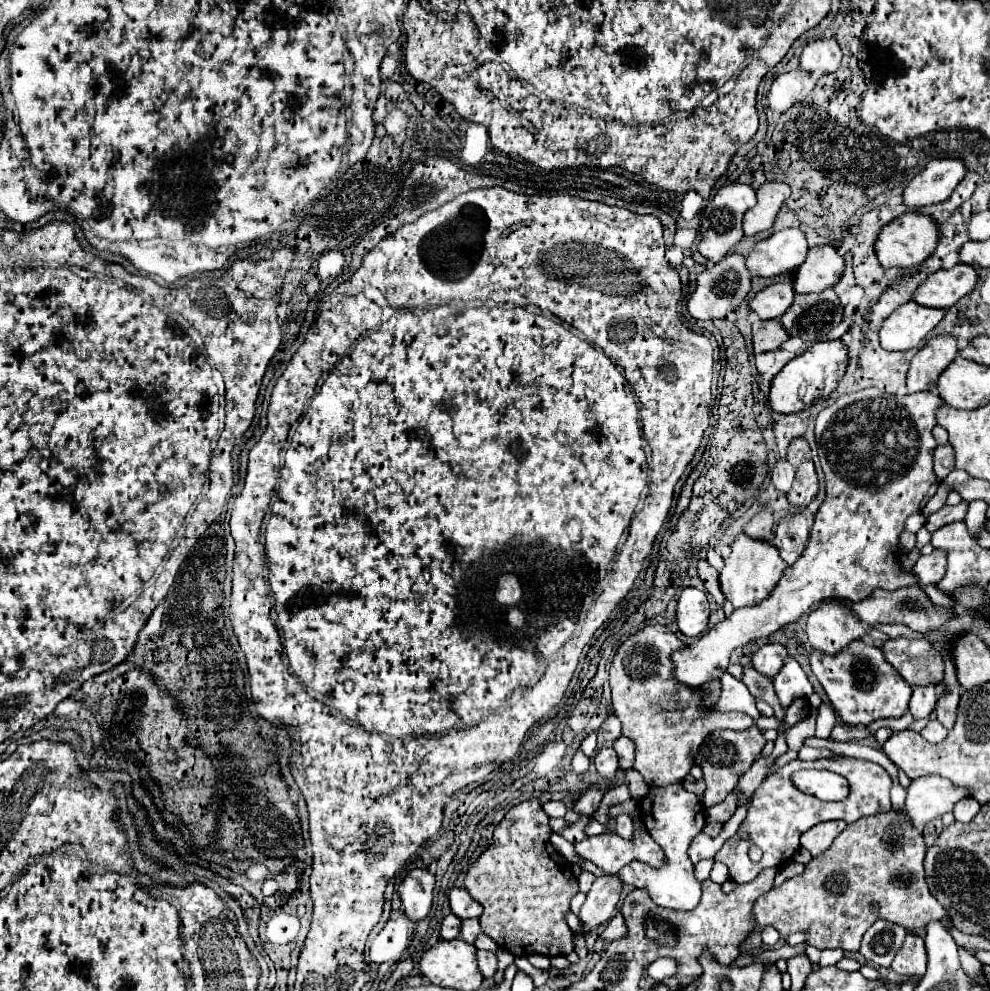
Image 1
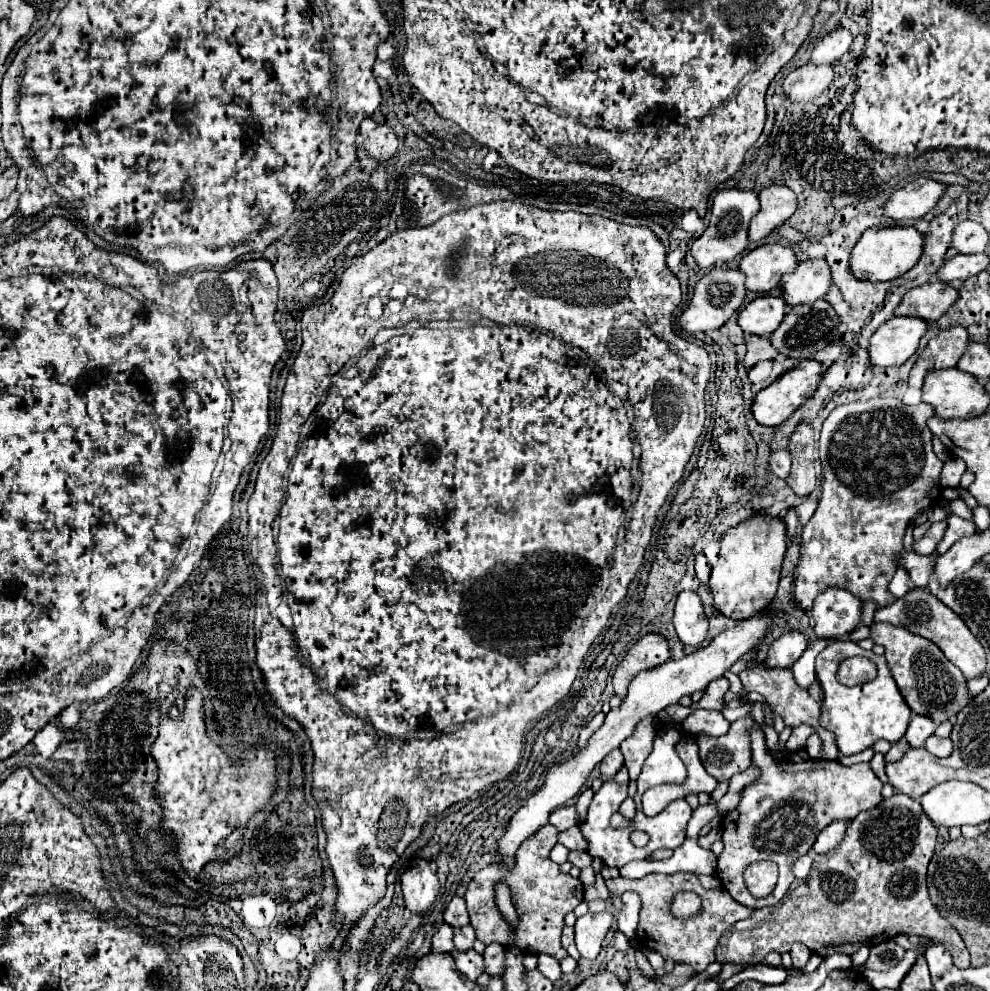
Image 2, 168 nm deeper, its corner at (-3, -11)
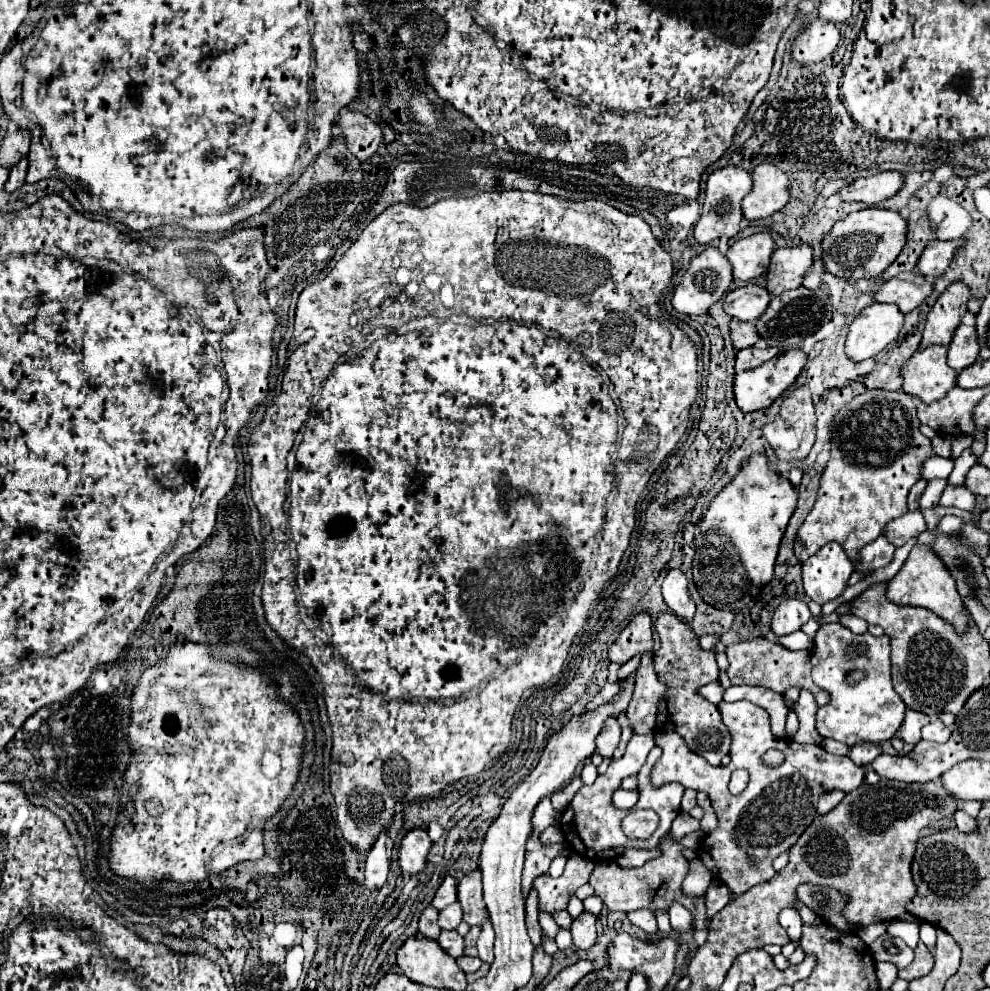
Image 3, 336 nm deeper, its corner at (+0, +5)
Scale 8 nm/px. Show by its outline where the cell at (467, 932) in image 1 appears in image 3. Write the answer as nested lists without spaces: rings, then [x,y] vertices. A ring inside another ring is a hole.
[[[452,904],[452,908],[444,908],[440,910],[440,918],[438,918],[438,924],[442,930],[456,930],[458,924],[462,922],[462,908],[460,904]]]

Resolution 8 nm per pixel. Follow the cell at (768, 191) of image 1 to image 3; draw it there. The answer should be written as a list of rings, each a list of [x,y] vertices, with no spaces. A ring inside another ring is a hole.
[[[760,164],[754,170],[754,188],[742,200],[742,212],[748,222],[768,218],[782,210],[790,198],[790,178],[774,164]]]

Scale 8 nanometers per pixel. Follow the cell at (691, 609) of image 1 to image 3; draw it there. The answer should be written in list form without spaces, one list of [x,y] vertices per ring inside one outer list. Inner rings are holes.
[[[674,568],[668,572],[668,576],[662,584],[662,594],[664,594],[664,602],[676,616],[680,616],[682,620],[688,620],[688,622],[694,618],[696,604],[688,592],[688,580],[682,570]]]

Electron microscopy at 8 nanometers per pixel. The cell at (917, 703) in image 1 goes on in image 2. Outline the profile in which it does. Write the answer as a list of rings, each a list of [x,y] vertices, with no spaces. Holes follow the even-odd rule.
[[[913,714],[911,716],[911,724],[907,728],[907,734],[905,734],[905,740],[913,746],[913,748],[923,748],[925,746],[925,740],[935,732],[935,724],[931,718],[927,716],[919,716],[919,714]]]

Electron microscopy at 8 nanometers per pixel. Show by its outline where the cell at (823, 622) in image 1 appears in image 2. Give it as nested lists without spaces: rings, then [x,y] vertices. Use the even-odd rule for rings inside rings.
[[[825,588],[815,598],[809,614],[815,620],[815,634],[819,638],[837,640],[859,626],[861,600],[843,588]]]

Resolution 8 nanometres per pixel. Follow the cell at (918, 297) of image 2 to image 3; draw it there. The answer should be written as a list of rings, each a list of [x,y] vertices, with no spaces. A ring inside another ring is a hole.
[[[902,272],[890,278],[880,290],[876,292],[876,302],[892,302],[900,308],[900,312],[908,314],[916,310],[930,294],[934,292],[934,284],[926,280],[926,276],[918,272]]]

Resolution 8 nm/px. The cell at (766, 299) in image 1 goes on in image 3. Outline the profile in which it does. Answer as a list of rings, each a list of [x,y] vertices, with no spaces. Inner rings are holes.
[[[746,284],[746,286],[740,286],[726,294],[724,312],[730,314],[732,318],[738,318],[744,322],[754,322],[764,314],[770,300],[772,300],[770,292],[764,286]]]

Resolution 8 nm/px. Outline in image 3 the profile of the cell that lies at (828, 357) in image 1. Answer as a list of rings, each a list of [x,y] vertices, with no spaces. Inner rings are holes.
[[[788,350],[778,354],[776,358],[768,360],[766,364],[752,368],[752,370],[744,370],[740,374],[736,374],[734,378],[734,396],[736,396],[736,404],[742,412],[756,412],[756,410],[764,410],[768,408],[778,396],[782,396],[798,378],[798,374],[802,372],[804,364],[806,364],[808,356],[802,350]]]

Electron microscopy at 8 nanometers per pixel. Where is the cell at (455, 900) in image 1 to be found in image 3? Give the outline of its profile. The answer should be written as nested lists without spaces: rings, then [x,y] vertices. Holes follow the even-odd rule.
[[[446,876],[444,882],[442,882],[442,886],[438,888],[434,900],[432,900],[432,906],[434,906],[436,910],[442,910],[442,908],[446,908],[446,906],[458,902],[458,890],[456,890],[456,886],[458,886],[456,878]]]

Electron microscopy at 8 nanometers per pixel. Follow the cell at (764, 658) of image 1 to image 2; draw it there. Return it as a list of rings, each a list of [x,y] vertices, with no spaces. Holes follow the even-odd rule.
[[[783,632],[771,646],[767,652],[767,660],[765,664],[769,668],[791,668],[793,662],[799,660],[799,656],[805,652],[809,640],[803,632]]]

